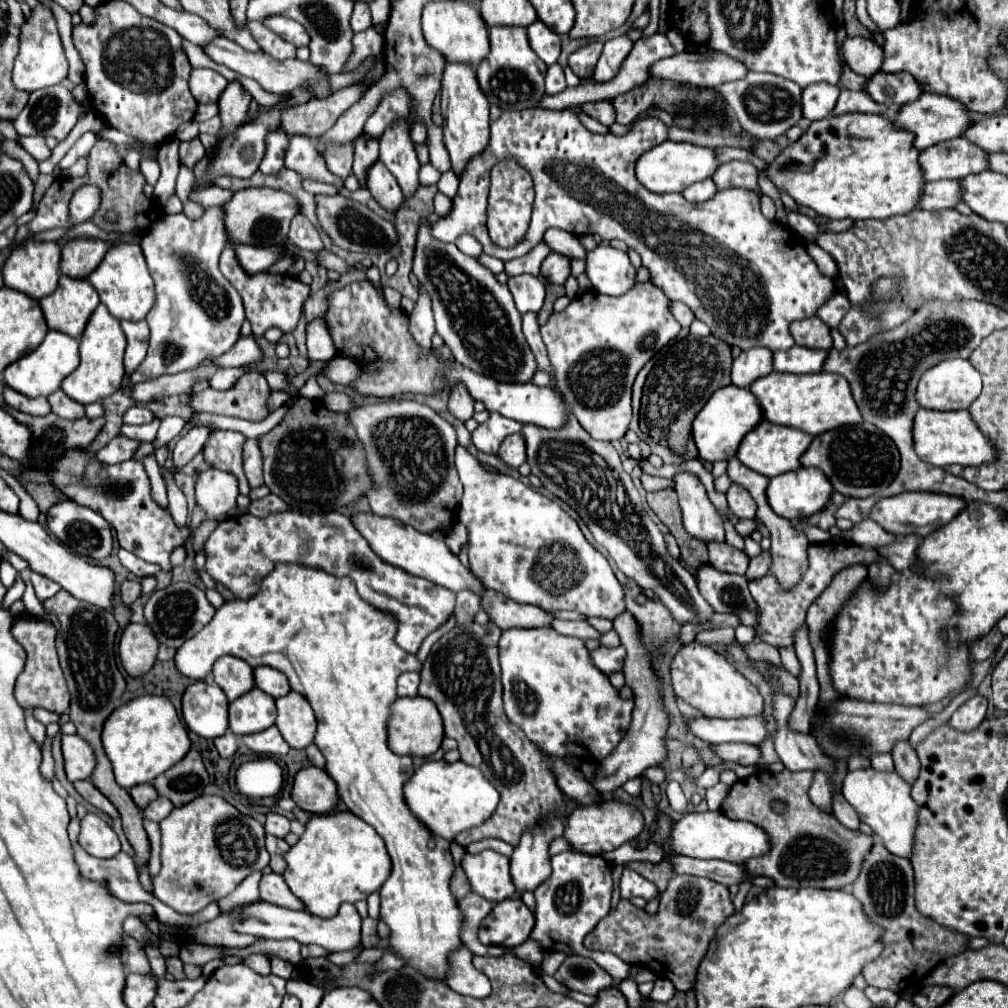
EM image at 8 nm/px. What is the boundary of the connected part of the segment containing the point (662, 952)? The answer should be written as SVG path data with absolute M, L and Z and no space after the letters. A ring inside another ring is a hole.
M672 876L656 914L646 914L630 900L620 900L584 938L584 946L588 950L608 950L632 966L642 966L658 978L668 978L678 992L688 992L694 986L698 962L704 958L716 928L730 914L734 914L734 906L726 886L710 878Z

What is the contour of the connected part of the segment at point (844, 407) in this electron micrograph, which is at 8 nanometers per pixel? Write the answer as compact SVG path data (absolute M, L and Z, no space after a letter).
M772 372L768 376L758 378L750 386L750 390L758 398L768 422L806 430L812 436L834 430L838 426L862 422L860 410L858 410L854 398L852 398L852 392L850 392L850 384L846 382L844 376L838 376L838 374L830 374L830 372L816 372L816 374Z

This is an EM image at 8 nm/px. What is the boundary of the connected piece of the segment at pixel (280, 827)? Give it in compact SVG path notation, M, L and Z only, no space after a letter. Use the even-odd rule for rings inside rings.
M266 814L266 834L272 834L272 836L278 836L278 838L284 838L288 832L290 832L290 820L282 814Z

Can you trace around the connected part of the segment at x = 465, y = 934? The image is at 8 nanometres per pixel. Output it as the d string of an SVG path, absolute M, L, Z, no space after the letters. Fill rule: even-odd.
M470 894L464 900L460 900L460 910L464 912L464 930L462 930L462 942L468 946L468 950L474 956L502 956L509 952L505 946L484 946L478 940L478 928L480 922L488 916L494 902L486 898L478 898L478 894Z

